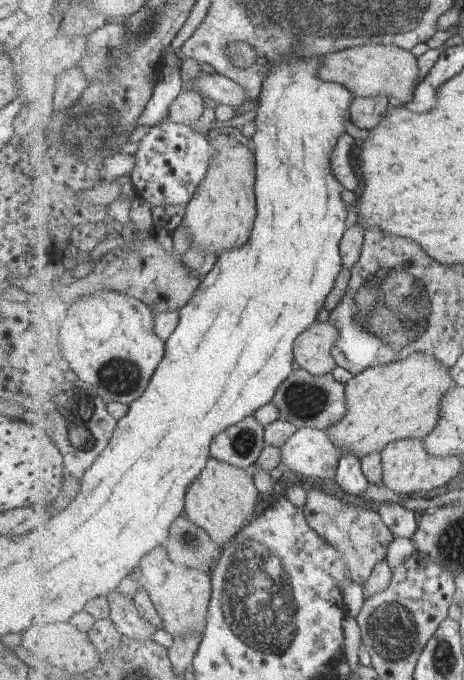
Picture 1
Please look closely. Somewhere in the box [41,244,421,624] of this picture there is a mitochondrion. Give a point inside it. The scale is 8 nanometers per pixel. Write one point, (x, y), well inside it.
(74, 409)

